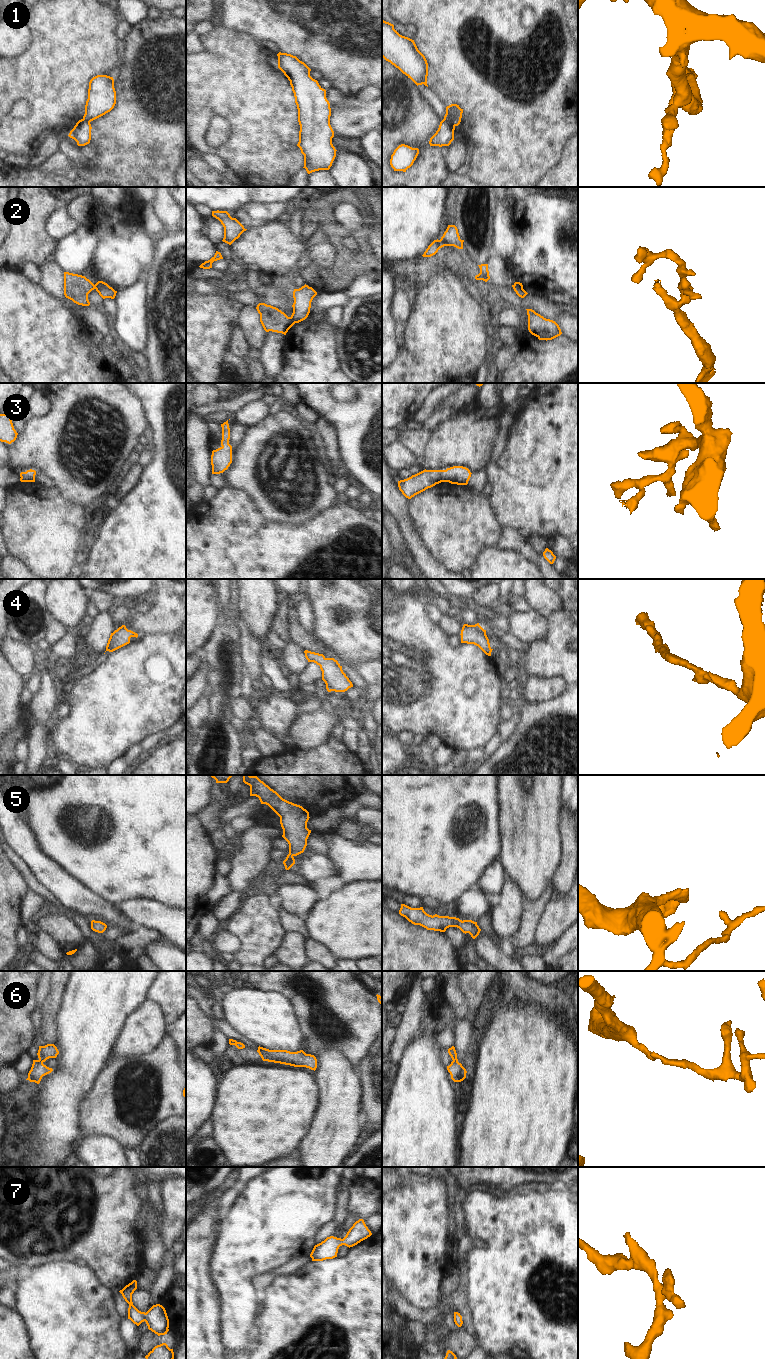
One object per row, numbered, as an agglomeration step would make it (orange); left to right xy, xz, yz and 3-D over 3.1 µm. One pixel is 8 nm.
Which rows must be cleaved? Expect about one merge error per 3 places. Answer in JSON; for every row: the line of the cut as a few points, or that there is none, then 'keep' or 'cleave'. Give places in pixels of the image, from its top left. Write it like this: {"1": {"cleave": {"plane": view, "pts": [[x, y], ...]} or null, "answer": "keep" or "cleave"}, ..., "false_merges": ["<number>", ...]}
{"1": {"cleave": {"plane": "yz", "pts": [[444, 118], [454, 126]]}, "answer": "cleave"}, "2": {"cleave": {"plane": "xz", "pts": [[289, 317], [294, 323]]}, "answer": "cleave"}, "3": {"cleave": null, "answer": "keep"}, "4": {"cleave": null, "answer": "keep"}, "5": {"cleave": null, "answer": "keep"}, "6": {"cleave": null, "answer": "keep"}, "7": {"cleave": null, "answer": "keep"}, "false_merges": ["1", "2"]}

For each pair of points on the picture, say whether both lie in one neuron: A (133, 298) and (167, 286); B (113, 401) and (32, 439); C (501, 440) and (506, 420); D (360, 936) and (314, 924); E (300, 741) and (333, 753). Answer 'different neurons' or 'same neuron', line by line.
A: different neurons
B: same neuron
C: same neuron
D: same neuron
E: different neurons

